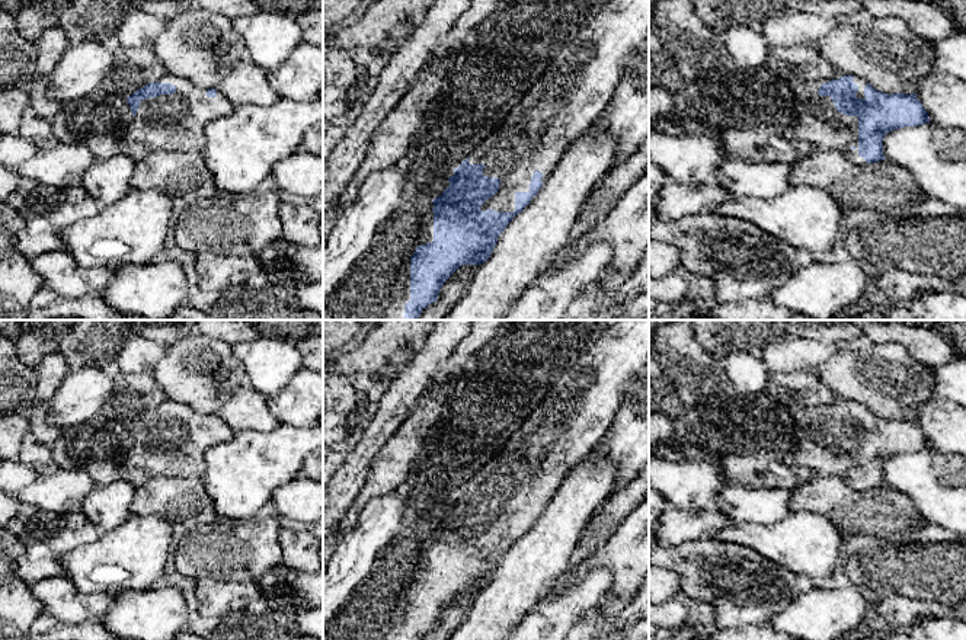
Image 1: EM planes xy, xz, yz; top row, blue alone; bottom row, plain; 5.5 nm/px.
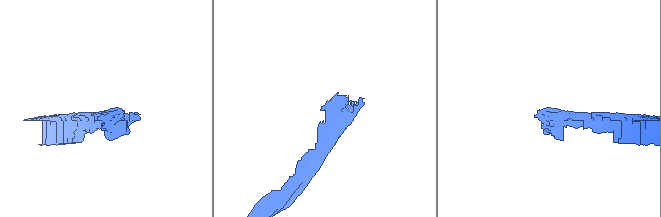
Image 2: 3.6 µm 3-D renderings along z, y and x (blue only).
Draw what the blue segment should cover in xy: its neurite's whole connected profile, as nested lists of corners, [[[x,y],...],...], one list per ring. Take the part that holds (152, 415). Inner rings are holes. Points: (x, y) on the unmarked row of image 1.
[[[169,399],[156,409],[138,415],[127,426],[135,442],[128,458],[128,467],[145,470],[151,477],[202,477],[205,473],[205,451],[230,441],[234,435],[234,431],[220,415],[204,415]]]

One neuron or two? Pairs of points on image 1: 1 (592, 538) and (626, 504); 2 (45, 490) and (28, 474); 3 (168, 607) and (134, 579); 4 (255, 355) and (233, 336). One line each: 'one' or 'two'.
1: one
2: two
3: two
4: two

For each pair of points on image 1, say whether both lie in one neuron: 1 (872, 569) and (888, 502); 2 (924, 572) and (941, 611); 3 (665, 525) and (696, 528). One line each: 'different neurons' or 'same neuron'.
1: different neurons
2: different neurons
3: same neuron

